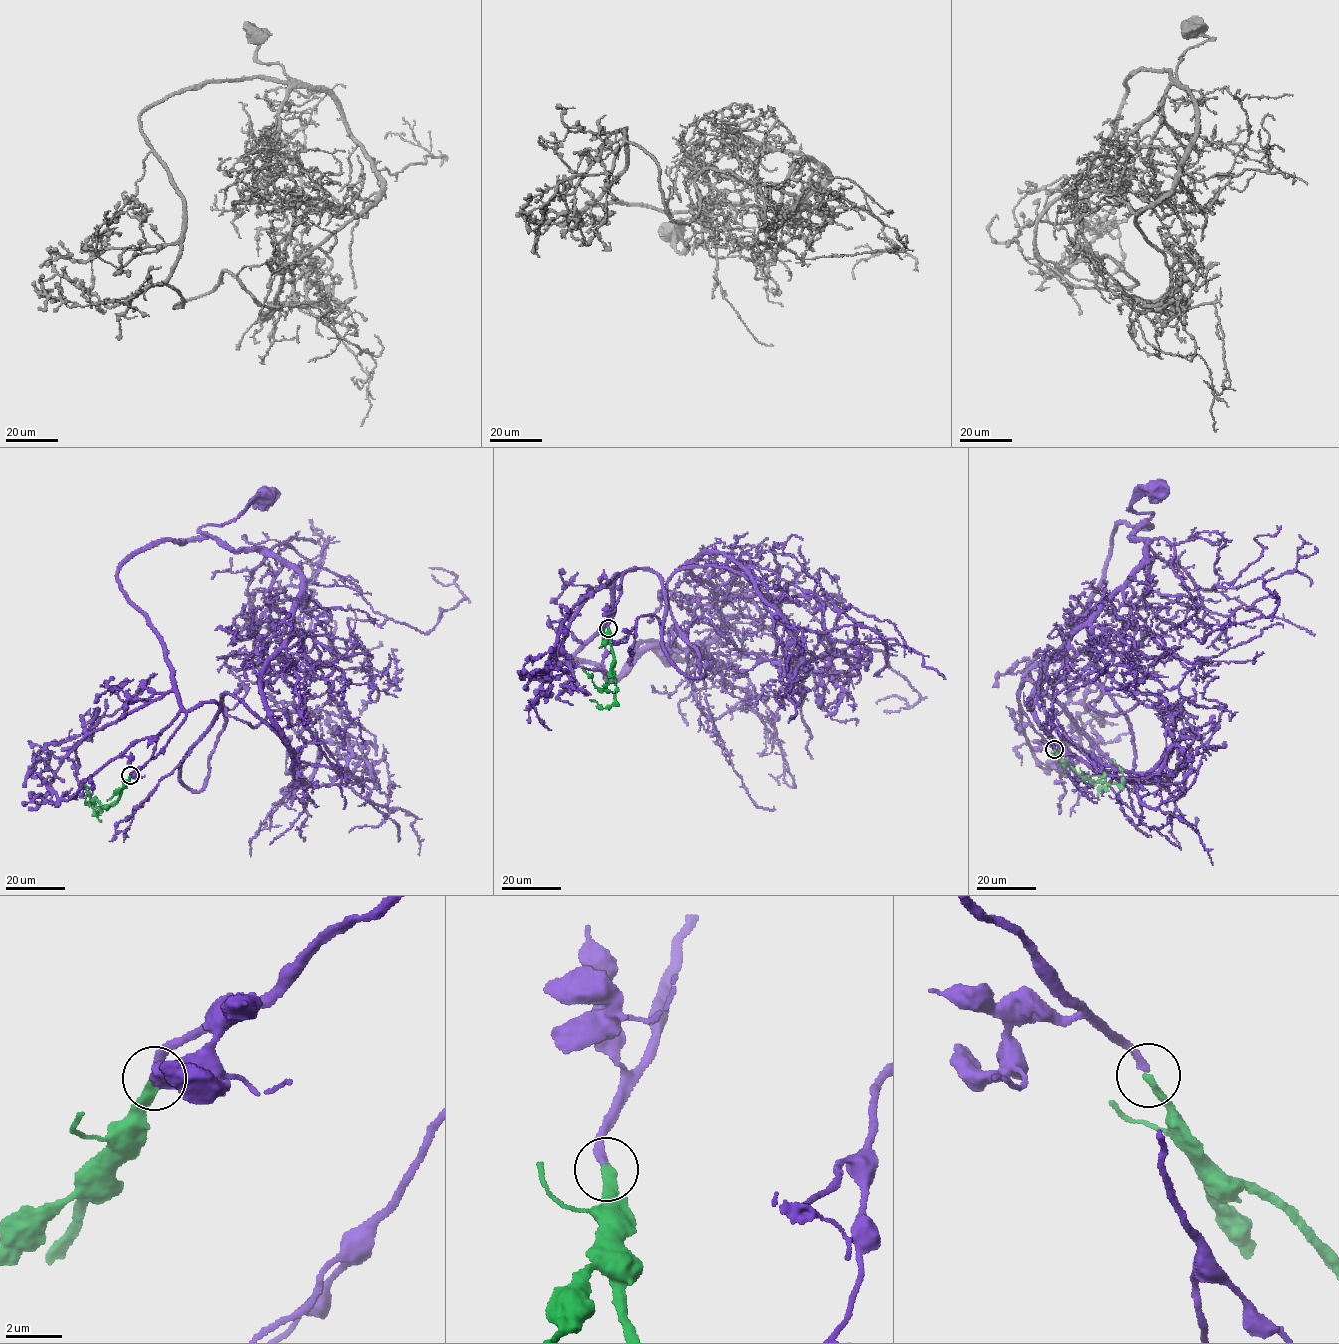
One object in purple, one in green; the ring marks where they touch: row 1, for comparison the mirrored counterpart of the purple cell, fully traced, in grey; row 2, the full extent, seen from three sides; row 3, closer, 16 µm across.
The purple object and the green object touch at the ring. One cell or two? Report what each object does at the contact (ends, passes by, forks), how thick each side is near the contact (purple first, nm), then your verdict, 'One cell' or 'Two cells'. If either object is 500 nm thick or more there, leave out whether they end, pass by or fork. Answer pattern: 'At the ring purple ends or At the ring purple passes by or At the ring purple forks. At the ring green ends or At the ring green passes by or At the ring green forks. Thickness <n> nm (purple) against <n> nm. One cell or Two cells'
At the ring purple ends. At the ring green ends. Thickness 280 nm (purple) against 280 nm. One cell

